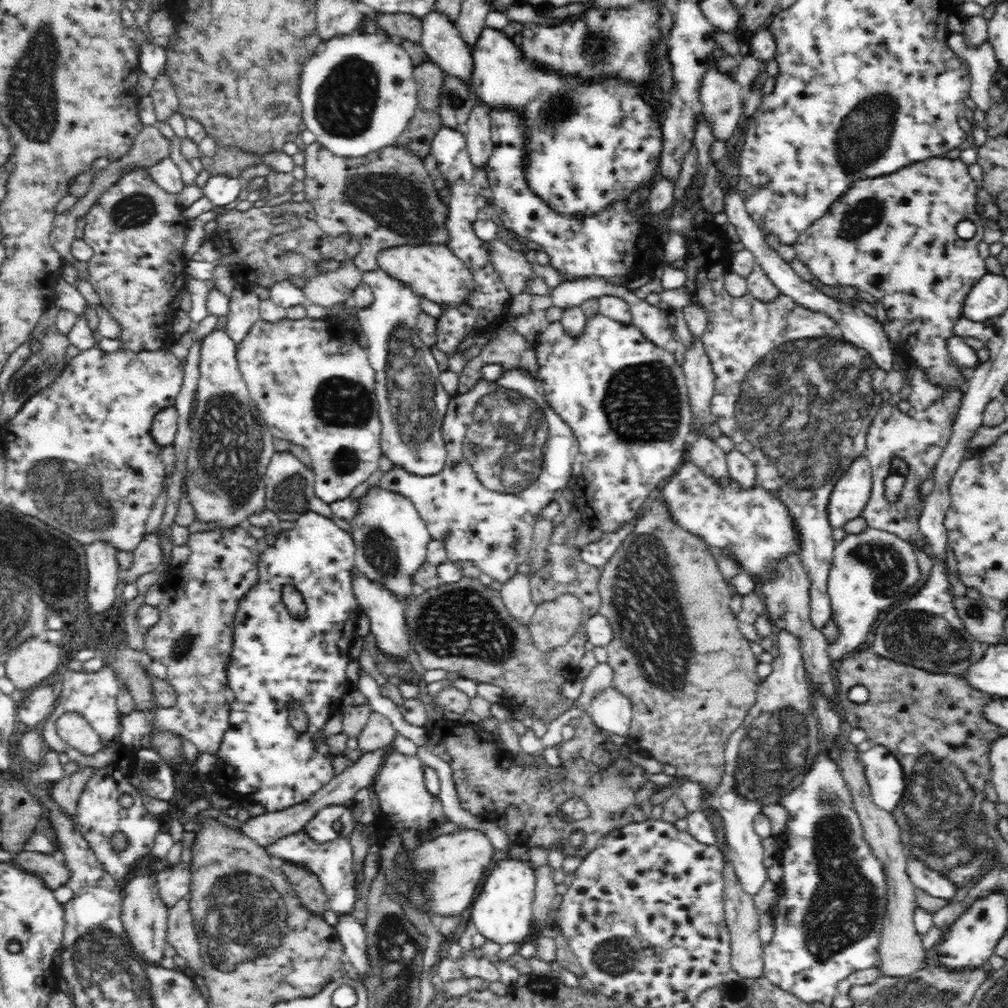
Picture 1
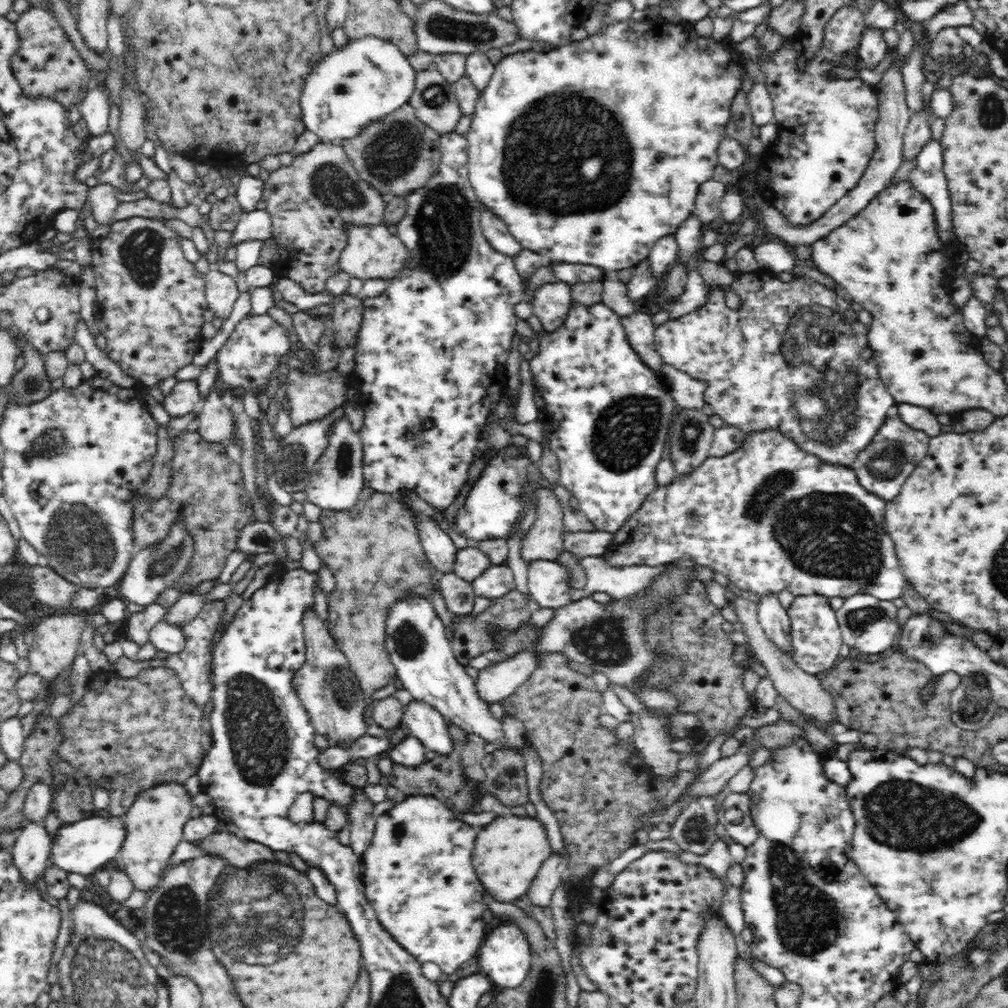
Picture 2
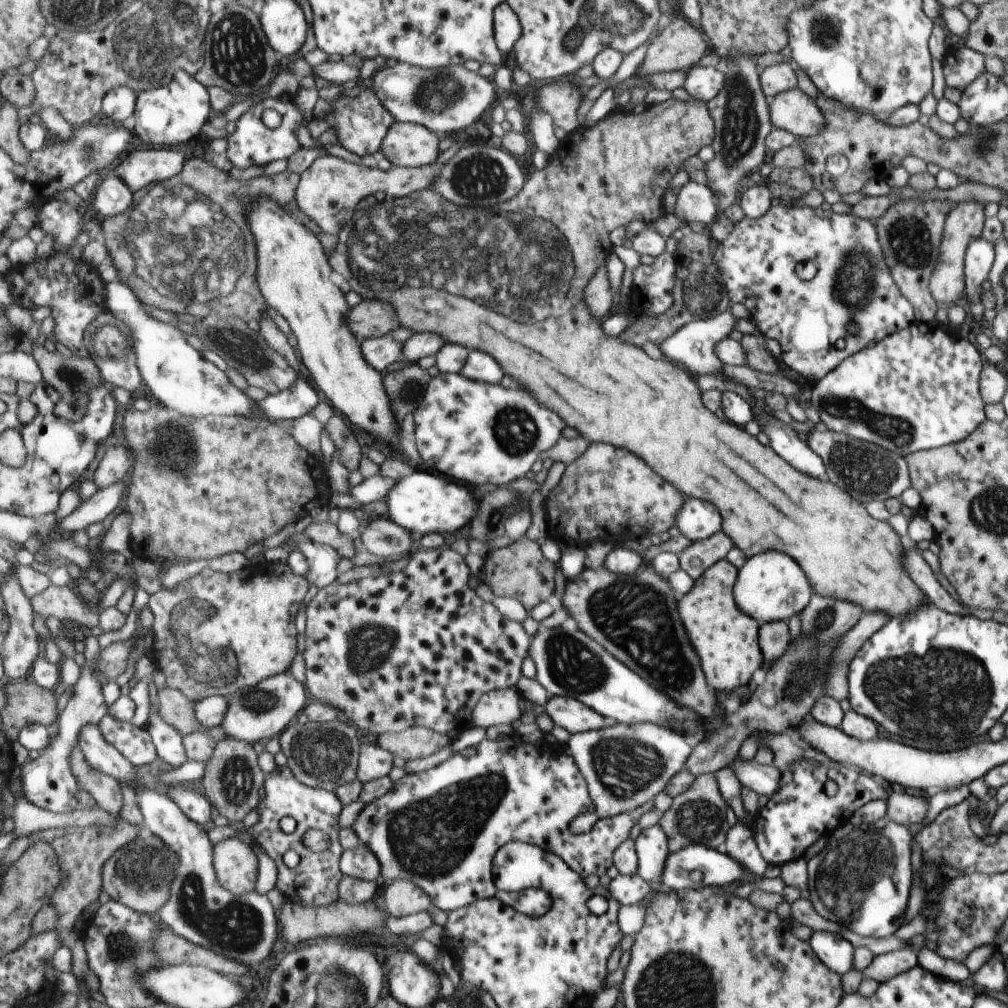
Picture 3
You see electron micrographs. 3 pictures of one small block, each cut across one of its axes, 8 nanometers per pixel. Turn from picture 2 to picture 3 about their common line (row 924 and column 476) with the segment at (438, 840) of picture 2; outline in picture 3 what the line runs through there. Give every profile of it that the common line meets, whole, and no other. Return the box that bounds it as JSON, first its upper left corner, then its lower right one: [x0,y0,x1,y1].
[414,373,564,487]

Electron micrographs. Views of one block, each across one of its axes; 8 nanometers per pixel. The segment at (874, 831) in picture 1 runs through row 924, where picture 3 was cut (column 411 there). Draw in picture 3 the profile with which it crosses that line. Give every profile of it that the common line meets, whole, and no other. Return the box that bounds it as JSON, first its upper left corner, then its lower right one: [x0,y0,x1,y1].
[382,880,432,918]

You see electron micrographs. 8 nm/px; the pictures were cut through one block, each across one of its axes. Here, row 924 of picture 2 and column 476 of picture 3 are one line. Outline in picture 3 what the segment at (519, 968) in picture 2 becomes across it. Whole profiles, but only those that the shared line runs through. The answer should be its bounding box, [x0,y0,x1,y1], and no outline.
[385,468,479,537]

